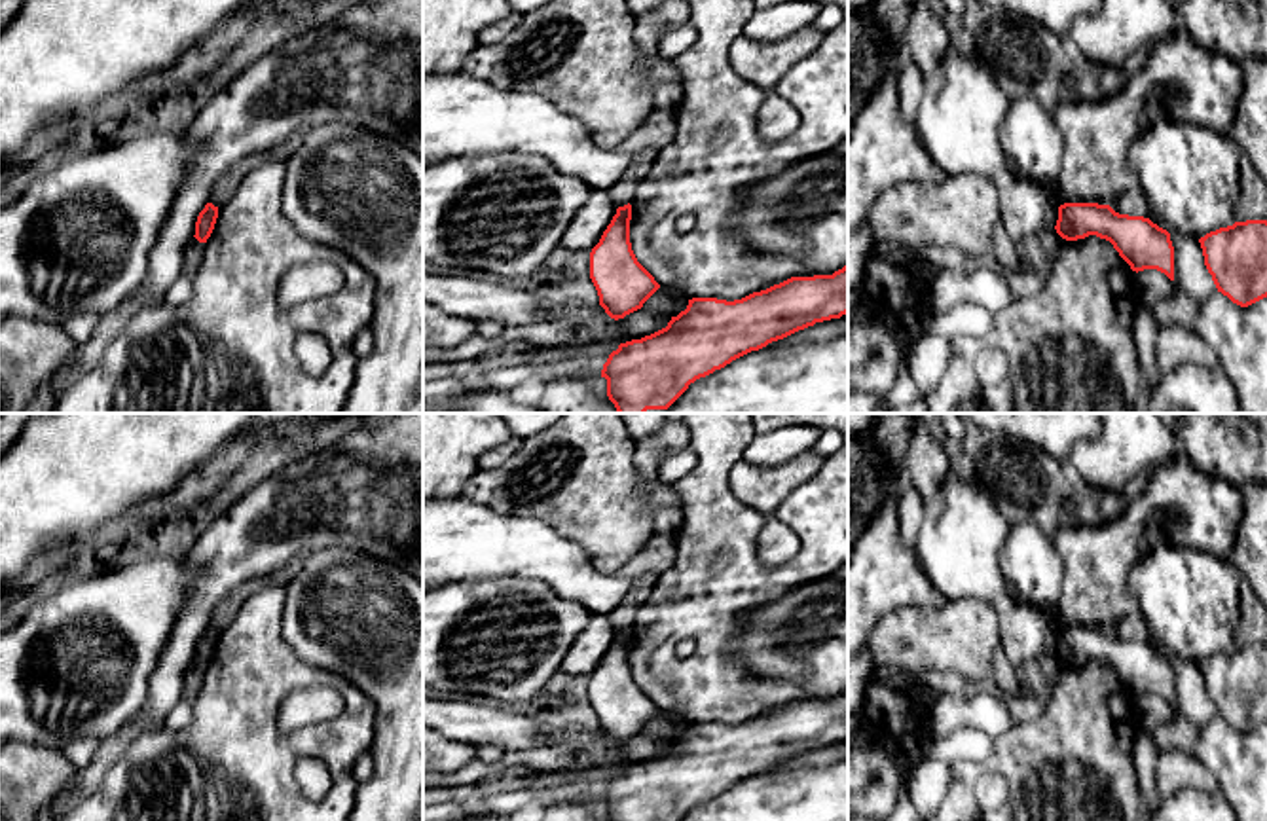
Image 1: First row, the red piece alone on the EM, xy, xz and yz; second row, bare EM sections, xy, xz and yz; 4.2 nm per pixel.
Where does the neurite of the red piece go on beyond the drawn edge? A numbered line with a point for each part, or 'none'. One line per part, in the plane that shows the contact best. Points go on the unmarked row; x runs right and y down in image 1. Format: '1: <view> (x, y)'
none

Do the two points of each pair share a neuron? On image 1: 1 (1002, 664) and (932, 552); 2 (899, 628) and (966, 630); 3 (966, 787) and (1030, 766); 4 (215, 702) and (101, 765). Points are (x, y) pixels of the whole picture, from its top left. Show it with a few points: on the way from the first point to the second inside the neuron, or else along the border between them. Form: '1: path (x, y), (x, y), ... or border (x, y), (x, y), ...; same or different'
1: border (1000, 645), (1013, 666); different
2: path (917, 630), (949, 630); same
3: path (979, 770), (983, 766), (1013, 766); same
4: border (146, 729), (95, 789); different

